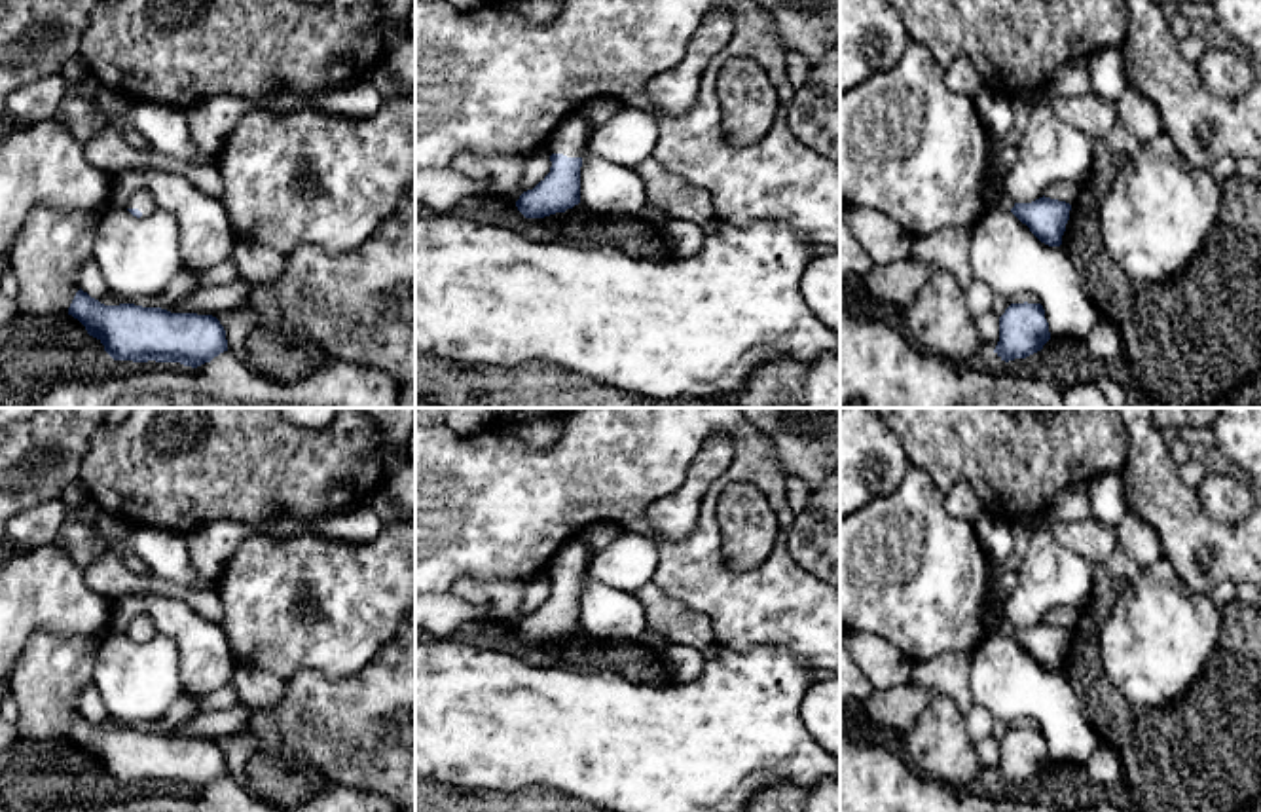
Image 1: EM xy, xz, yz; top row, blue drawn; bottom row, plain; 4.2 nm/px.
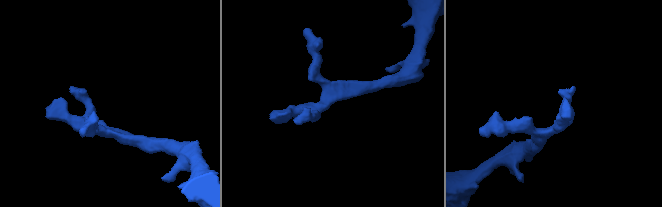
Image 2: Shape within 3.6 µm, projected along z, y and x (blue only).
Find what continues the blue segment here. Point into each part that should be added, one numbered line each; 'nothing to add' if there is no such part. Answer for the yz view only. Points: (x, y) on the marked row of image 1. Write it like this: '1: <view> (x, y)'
1: yz (996, 196)

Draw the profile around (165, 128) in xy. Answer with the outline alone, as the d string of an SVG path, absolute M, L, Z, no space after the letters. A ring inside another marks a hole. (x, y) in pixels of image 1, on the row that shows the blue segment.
M123 99L116 127L133 127L163 156L188 165L214 165L214 154L201 152L190 137L186 110L150 101Z

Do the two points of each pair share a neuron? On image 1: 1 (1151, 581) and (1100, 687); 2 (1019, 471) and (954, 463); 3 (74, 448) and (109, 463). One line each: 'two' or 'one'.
1: two
2: one
3: two

